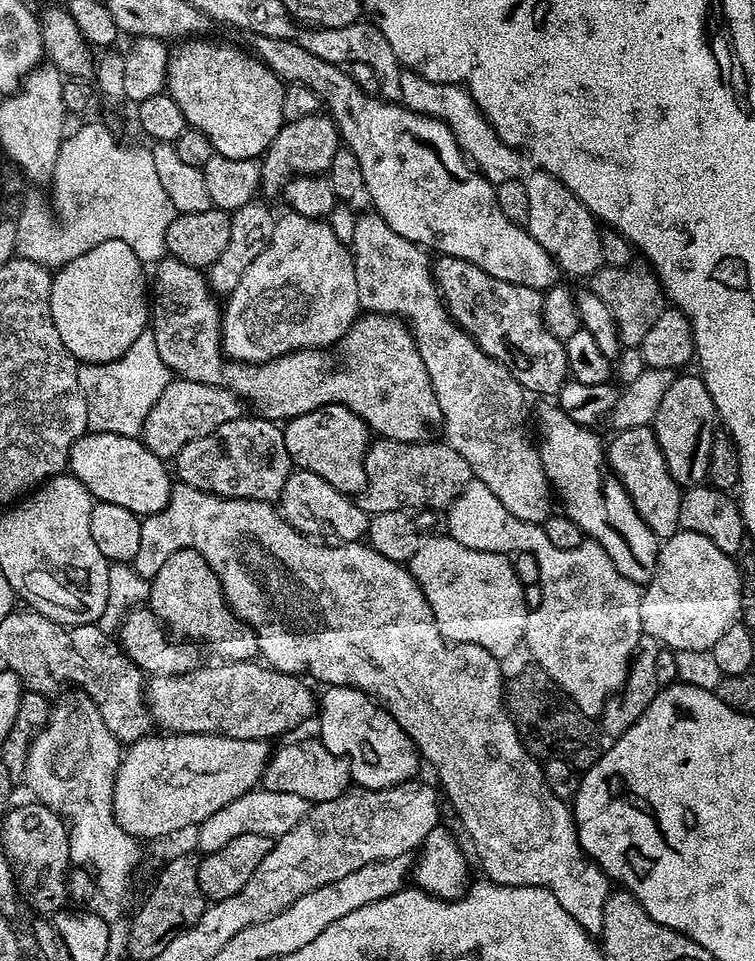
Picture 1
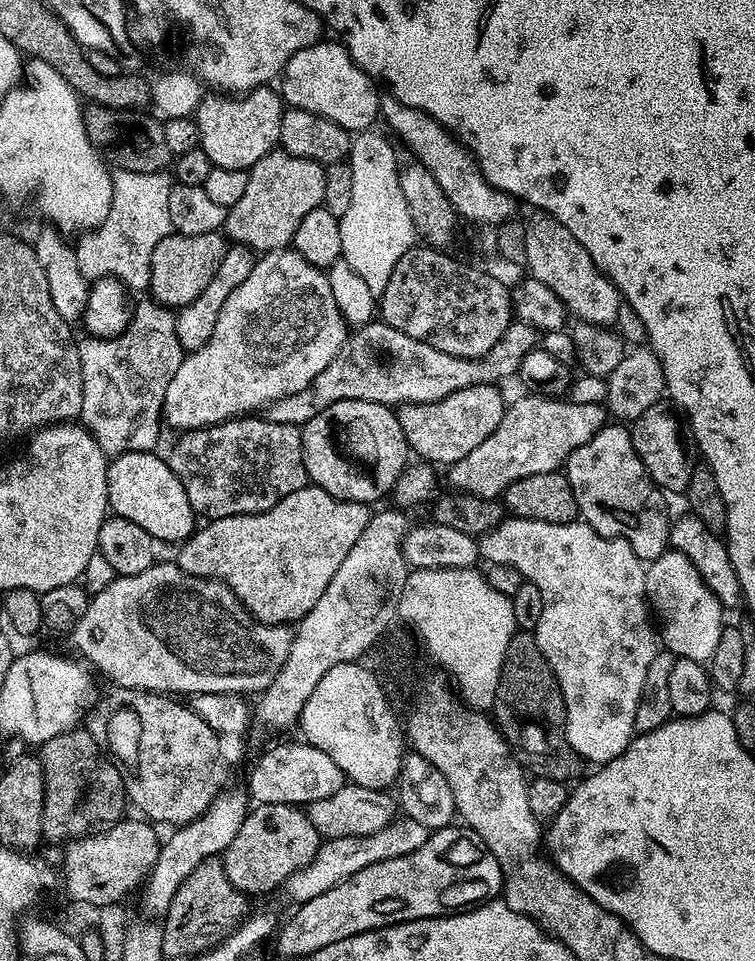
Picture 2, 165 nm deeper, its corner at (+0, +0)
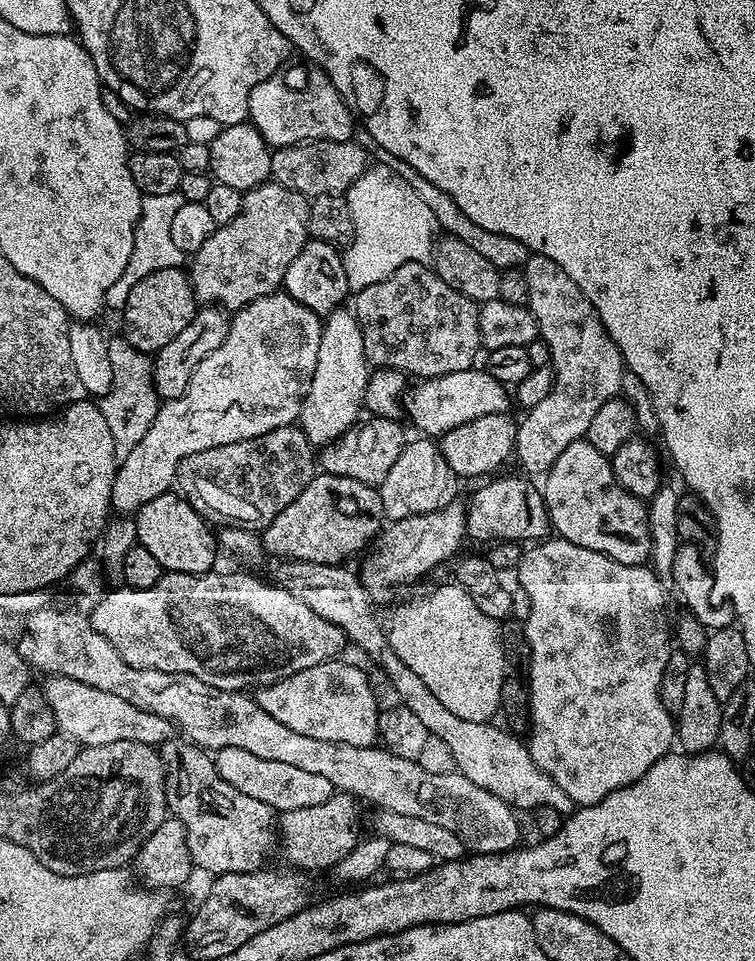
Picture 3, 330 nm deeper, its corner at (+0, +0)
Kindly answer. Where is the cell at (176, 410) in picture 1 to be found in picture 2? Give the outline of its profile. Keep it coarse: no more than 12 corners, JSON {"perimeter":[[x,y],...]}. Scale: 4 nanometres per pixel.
{"perimeter":[[376,318],[267,419],[326,406],[438,402],[499,385],[538,346],[513,322],[484,356],[442,354]]}

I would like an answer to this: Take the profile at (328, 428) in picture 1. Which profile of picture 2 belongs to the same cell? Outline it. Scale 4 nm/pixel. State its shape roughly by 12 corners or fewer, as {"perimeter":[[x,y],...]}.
{"perimeter":[[334,402],[300,428],[309,481],[372,506],[410,460],[399,415]]}

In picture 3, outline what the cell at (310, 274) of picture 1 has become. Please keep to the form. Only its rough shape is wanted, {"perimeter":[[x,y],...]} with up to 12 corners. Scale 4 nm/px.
{"perimeter":[[284,290],[159,405],[119,461],[134,514],[190,454],[296,424],[324,326]]}

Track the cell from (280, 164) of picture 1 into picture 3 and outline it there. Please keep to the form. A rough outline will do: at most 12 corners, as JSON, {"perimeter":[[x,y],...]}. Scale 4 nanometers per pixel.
{"perimeter":[[275,182],[191,257],[204,306],[283,285],[308,243],[309,197]]}

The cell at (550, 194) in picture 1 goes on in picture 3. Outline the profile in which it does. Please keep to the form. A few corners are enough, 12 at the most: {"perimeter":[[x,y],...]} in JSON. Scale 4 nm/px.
{"perimeter":[[532,254],[526,306],[549,346],[550,394],[514,456],[546,474],[626,369],[594,306]]}

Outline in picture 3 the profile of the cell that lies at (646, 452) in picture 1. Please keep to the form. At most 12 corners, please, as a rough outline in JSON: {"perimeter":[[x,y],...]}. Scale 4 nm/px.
{"perimeter":[[575,440],[543,477],[555,535],[623,564],[651,557],[648,509]]}

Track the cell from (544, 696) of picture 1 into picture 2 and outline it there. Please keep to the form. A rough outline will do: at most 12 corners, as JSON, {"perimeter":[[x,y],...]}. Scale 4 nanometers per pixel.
{"perimeter":[[539,648],[509,651],[490,712],[532,776],[572,782],[562,690]]}

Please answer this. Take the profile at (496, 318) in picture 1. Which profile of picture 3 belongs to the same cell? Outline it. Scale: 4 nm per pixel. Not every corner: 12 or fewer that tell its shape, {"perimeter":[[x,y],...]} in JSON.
{"perimeter":[[406,261],[354,296],[369,365],[473,367],[480,304]]}

